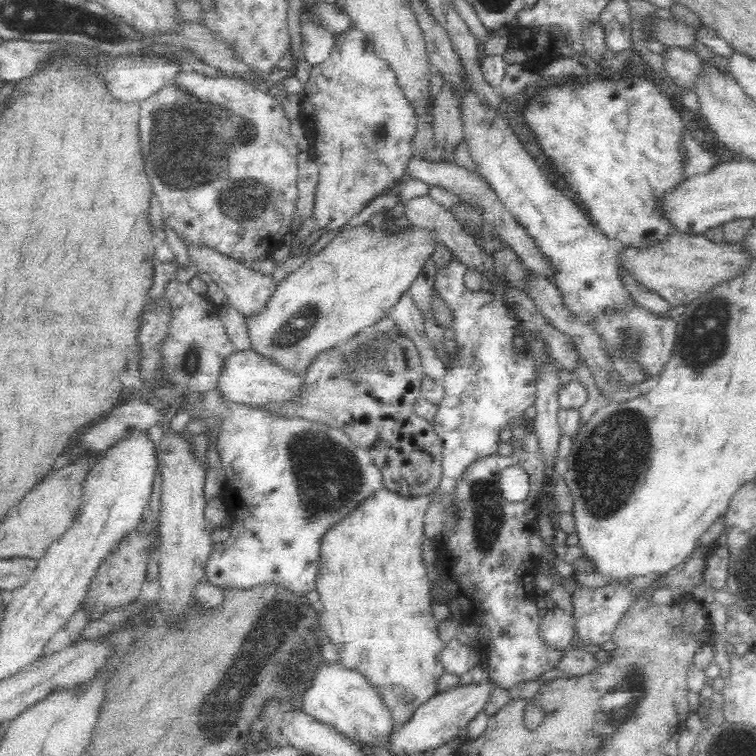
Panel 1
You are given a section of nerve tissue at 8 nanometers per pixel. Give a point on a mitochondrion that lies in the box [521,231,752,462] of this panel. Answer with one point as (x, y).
(703, 342)

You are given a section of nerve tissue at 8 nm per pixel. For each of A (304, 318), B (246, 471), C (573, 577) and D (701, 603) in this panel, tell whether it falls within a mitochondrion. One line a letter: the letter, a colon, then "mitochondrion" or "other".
A: mitochondrion
B: other
C: other
D: other

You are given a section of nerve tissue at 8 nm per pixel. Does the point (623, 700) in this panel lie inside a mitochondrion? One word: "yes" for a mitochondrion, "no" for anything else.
yes

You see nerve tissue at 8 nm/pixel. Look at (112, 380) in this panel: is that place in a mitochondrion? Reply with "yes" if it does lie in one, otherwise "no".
no

